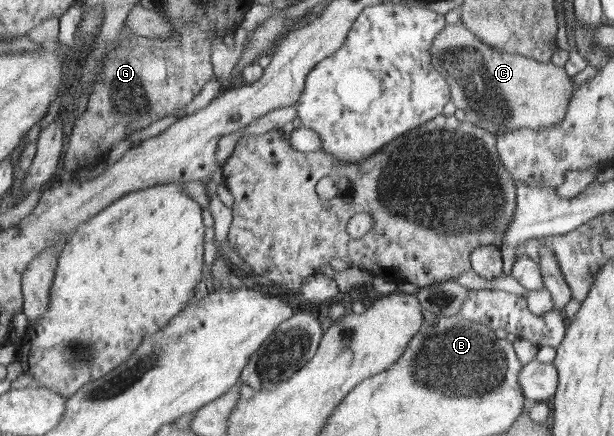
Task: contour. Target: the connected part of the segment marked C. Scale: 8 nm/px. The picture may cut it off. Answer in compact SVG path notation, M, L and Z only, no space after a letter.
M464 23L448 24L444 31L436 35L432 45L432 58L434 65L451 86L452 102L457 109L467 112L466 120L495 135L506 133L507 130L514 133L514 129L522 127L546 129L562 124L566 120L570 103L577 91L576 83L566 73L564 67L557 66L552 61L544 63L516 52L498 50L486 41L482 41Z

